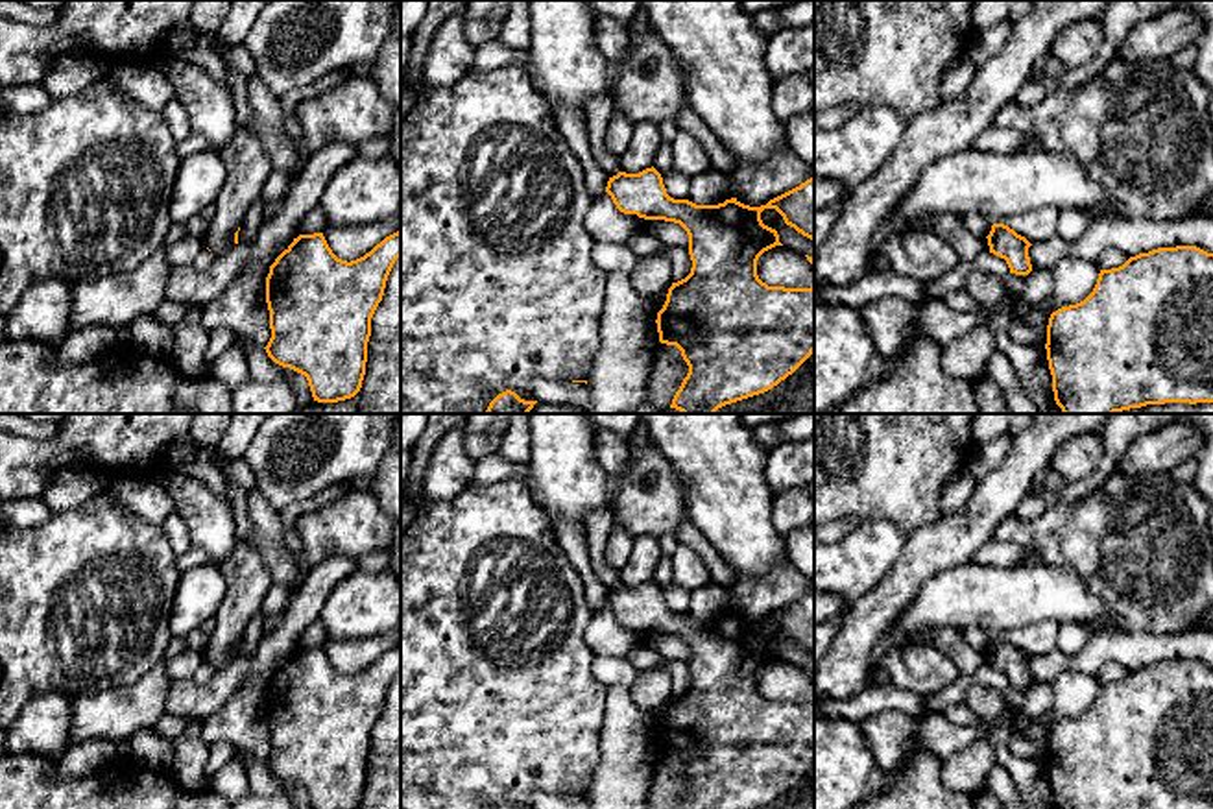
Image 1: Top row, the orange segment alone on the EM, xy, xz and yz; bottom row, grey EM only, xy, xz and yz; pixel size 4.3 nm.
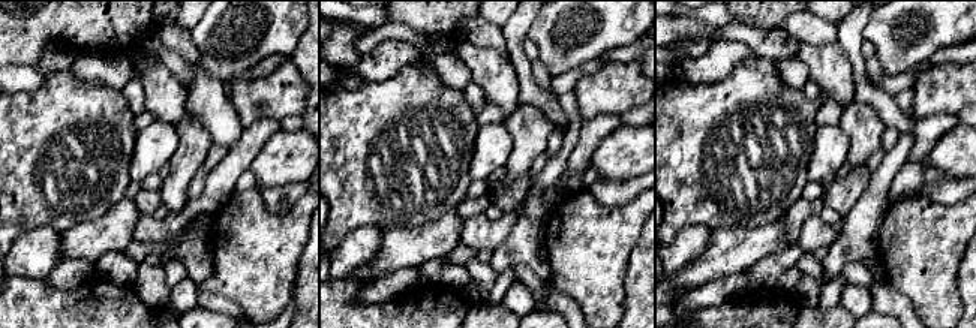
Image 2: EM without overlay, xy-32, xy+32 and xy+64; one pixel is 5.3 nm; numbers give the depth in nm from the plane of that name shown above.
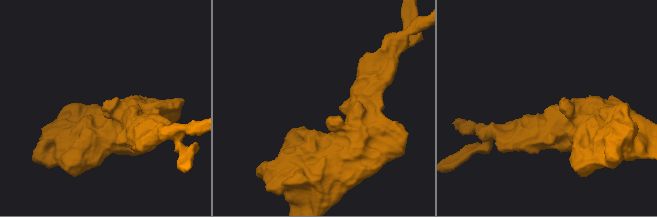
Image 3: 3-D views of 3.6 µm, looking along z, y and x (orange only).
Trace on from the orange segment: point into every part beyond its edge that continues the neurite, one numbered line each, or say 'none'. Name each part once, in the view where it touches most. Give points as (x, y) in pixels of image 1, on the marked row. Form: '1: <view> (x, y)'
none

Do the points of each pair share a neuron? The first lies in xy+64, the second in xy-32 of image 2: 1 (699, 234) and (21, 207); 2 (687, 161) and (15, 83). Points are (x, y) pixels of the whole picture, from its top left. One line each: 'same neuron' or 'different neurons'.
1: different neurons
2: different neurons

